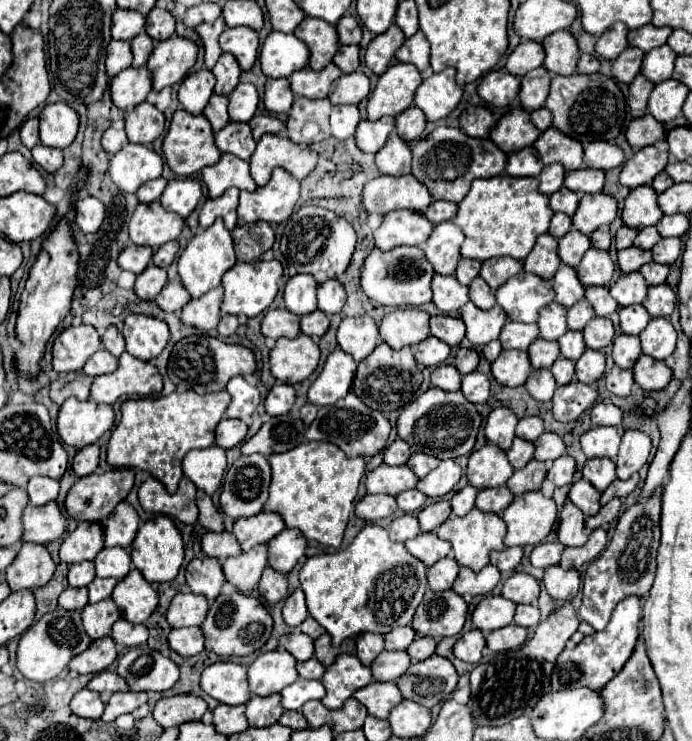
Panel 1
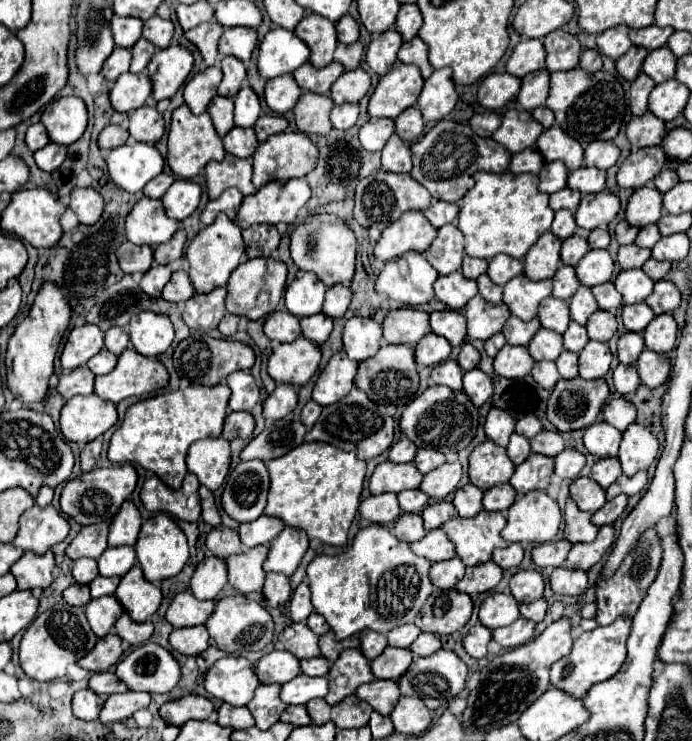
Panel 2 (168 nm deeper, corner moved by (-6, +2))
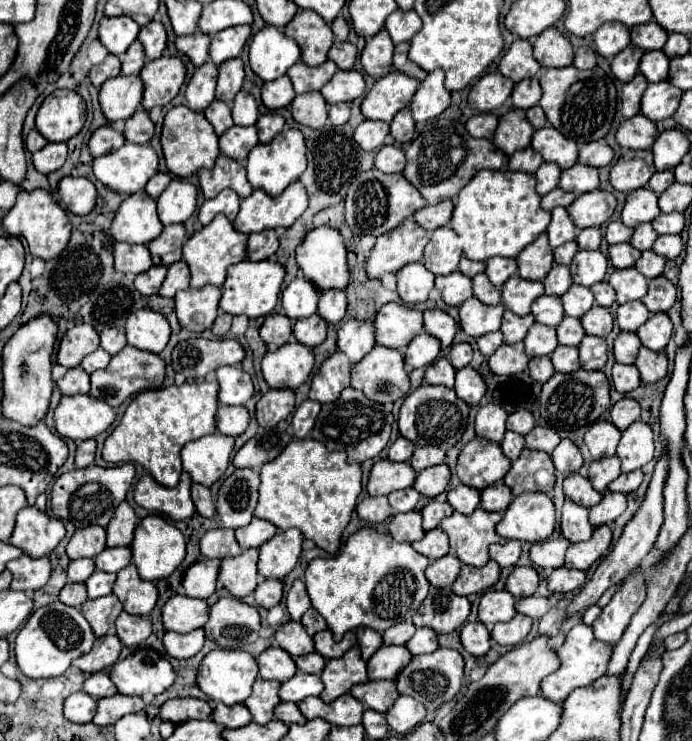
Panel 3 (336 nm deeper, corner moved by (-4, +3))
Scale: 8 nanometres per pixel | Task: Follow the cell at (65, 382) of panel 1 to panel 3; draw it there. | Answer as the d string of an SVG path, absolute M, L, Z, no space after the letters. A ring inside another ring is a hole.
M83 367L69 369L65 377L57 381L57 387L63 395L77 395L77 393L89 393L89 375L83 371Z

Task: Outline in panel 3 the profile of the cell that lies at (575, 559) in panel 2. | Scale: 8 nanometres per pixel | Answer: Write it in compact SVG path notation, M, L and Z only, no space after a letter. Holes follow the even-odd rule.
M601 525L593 531L593 537L583 543L573 543L567 549L567 559L565 565L571 569L581 569L587 571L597 559L607 555L611 545L611 529L607 525Z

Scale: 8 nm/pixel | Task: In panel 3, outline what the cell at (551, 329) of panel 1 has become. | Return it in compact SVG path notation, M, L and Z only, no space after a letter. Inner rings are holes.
M541 295L541 297L533 303L533 315L535 315L535 321L537 321L537 323L549 325L549 327L557 327L557 323L561 323L561 319L565 317L561 297Z

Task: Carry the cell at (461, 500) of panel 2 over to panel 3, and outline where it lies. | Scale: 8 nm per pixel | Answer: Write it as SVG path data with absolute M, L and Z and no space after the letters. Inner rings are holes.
M459 485L447 493L449 505L459 513L473 513L479 507L479 491L467 485Z

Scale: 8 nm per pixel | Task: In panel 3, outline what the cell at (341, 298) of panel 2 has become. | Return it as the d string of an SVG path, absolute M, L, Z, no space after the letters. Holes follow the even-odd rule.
M329 289L321 291L319 297L319 315L327 319L327 323L339 323L345 317L345 307L347 307L347 297L345 291L341 289Z

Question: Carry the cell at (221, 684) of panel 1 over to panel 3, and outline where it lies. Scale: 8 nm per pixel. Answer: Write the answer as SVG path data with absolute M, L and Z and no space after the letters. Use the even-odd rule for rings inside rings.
M215 649L201 661L197 671L197 685L209 699L221 701L225 705L237 705L251 695L251 685L255 677L257 677L257 661L247 651Z

